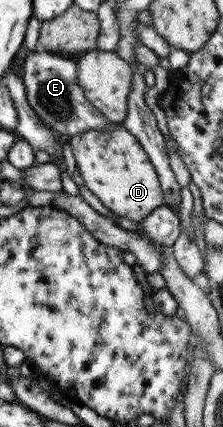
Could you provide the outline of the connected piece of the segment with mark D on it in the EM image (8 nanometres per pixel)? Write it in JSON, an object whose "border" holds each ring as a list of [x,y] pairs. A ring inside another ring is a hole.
{"border":[[[121,124],[113,130],[89,130],[67,139],[67,142],[73,148],[85,186],[115,215],[140,223],[165,204],[153,163],[137,138]]]}

